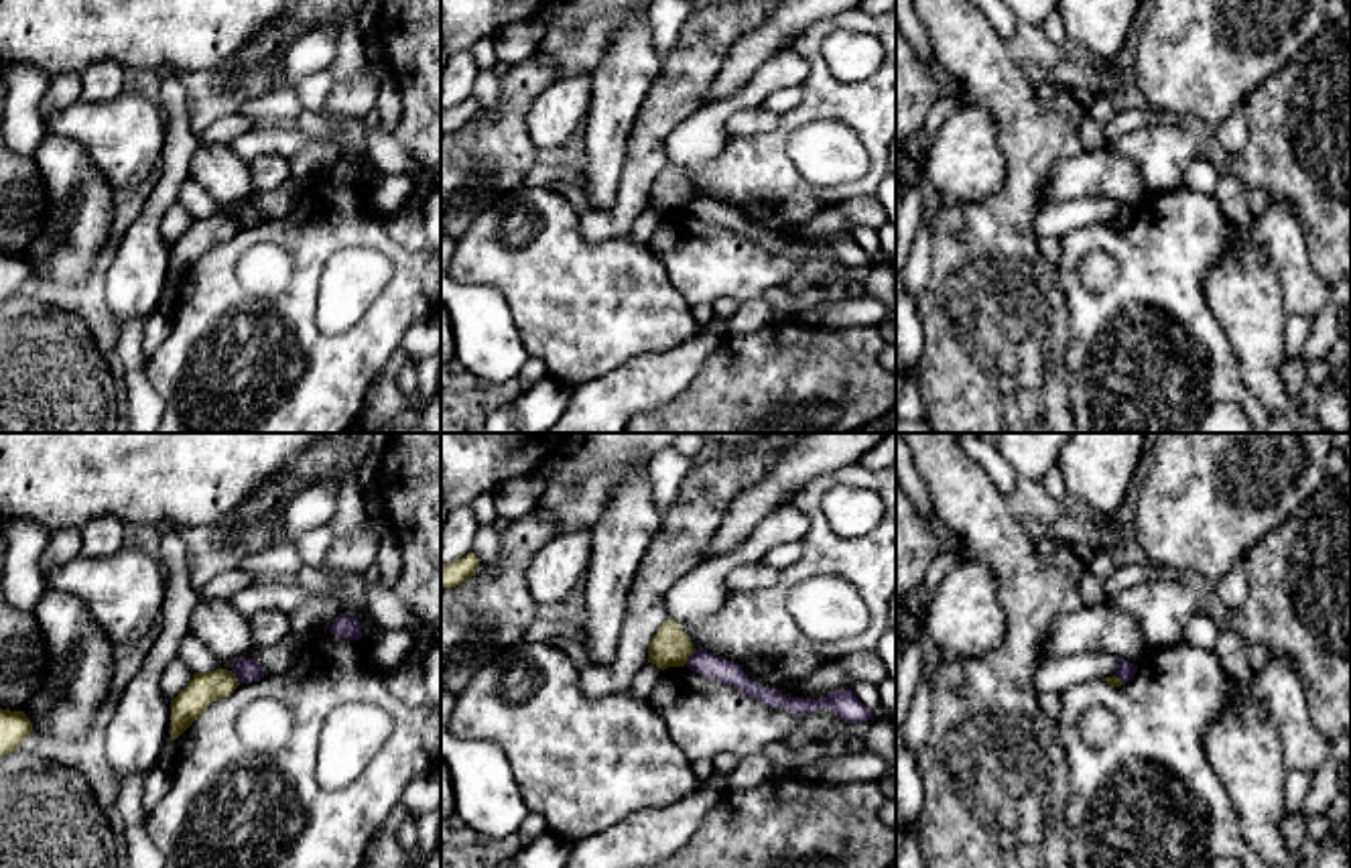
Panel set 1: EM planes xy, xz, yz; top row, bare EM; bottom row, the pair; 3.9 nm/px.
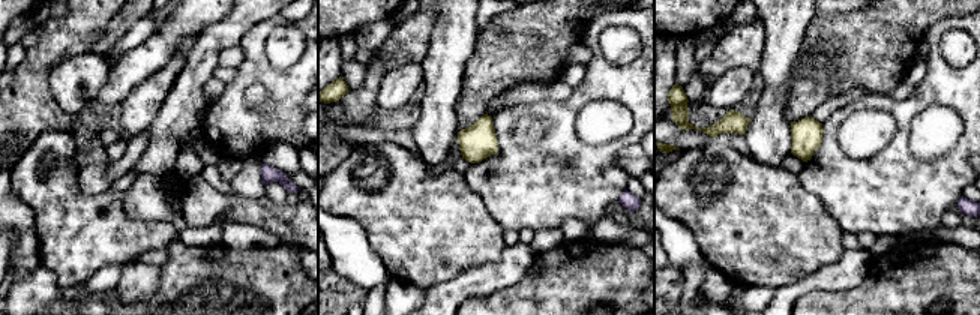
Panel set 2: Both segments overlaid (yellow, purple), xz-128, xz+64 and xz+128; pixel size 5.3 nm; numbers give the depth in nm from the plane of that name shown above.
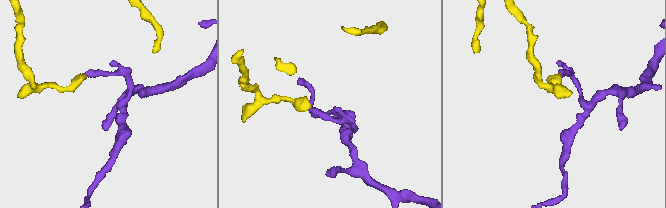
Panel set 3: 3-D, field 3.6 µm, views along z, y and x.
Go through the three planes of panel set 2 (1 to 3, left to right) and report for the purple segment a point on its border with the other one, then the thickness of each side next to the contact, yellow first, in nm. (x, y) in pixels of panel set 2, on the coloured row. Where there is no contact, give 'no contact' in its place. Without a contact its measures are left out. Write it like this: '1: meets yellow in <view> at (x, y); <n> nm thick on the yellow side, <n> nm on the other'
1: no contact
2: no contact
3: no contact

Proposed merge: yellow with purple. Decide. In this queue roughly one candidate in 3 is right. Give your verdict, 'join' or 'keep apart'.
keep apart

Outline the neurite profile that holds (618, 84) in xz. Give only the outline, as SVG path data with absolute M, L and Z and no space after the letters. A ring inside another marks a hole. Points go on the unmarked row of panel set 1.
M648 8L634 12L591 69L591 110L583 124L585 195L591 209L609 209L618 197L628 138L642 100L660 71Z

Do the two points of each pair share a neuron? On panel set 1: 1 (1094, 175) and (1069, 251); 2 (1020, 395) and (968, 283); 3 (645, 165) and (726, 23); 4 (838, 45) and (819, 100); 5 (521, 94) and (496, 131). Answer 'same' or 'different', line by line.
1: different
2: same
3: same
4: different
5: same

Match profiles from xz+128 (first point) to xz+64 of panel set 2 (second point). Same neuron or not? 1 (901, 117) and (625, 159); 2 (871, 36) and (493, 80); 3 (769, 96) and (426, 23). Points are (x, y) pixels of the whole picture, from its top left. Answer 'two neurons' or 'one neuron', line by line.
1: two neurons
2: one neuron
3: two neurons

